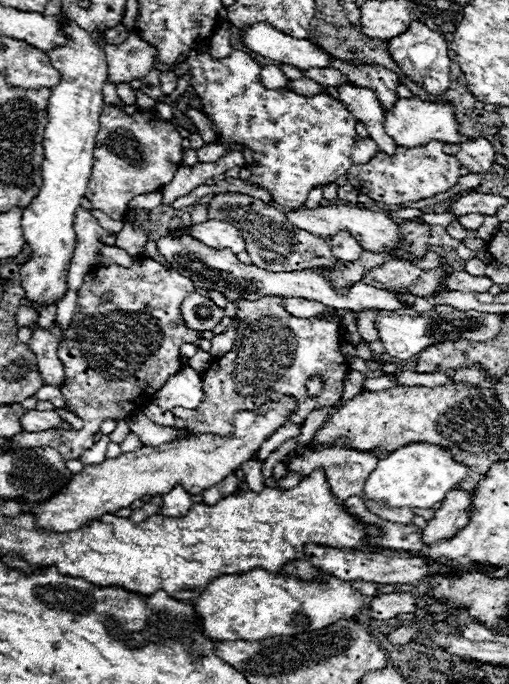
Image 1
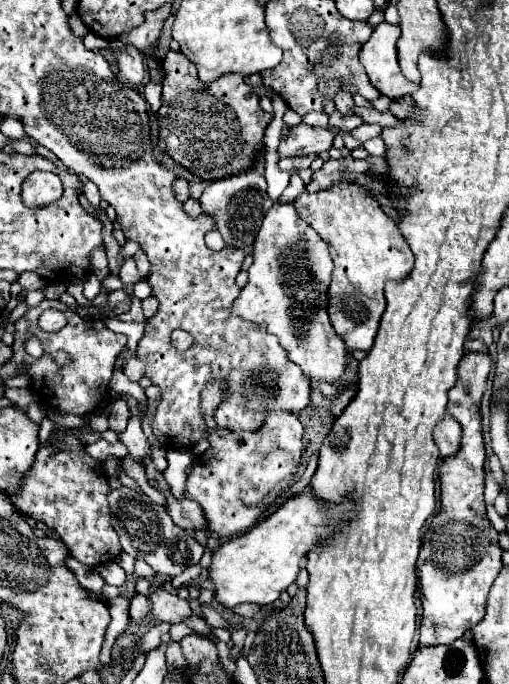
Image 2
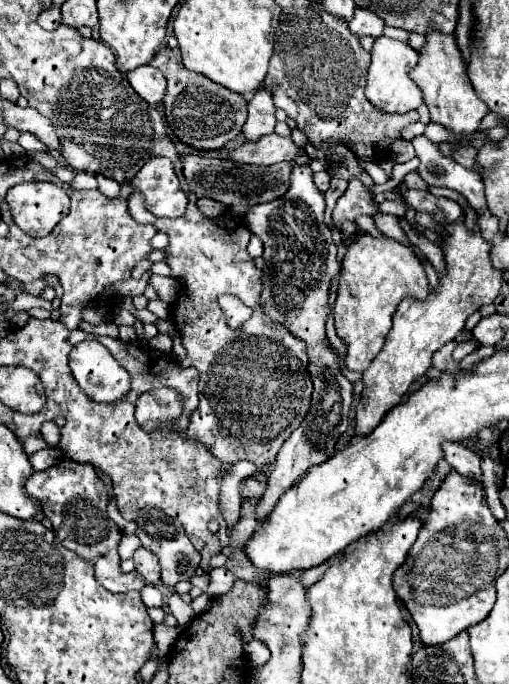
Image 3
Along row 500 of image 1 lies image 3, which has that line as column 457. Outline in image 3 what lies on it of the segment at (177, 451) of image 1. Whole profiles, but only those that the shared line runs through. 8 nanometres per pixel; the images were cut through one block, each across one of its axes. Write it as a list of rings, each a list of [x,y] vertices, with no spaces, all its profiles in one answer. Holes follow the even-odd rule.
[[[438,30],[426,32],[426,44],[418,52],[418,64],[408,74],[414,84],[422,90],[424,104],[430,110],[434,122],[442,124],[446,130],[454,134],[474,134],[478,130],[480,120],[488,114],[486,104],[472,90],[472,82],[466,76],[466,62],[460,54],[454,34],[442,34]]]

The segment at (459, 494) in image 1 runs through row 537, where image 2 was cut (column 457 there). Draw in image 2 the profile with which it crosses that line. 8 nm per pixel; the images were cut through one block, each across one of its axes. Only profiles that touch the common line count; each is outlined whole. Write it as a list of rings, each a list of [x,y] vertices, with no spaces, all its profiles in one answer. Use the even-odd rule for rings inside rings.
[[[446,414],[444,420],[440,420],[440,424],[436,424],[434,428],[434,442],[440,450],[442,458],[454,456],[460,450],[460,440],[462,440],[462,426]]]

